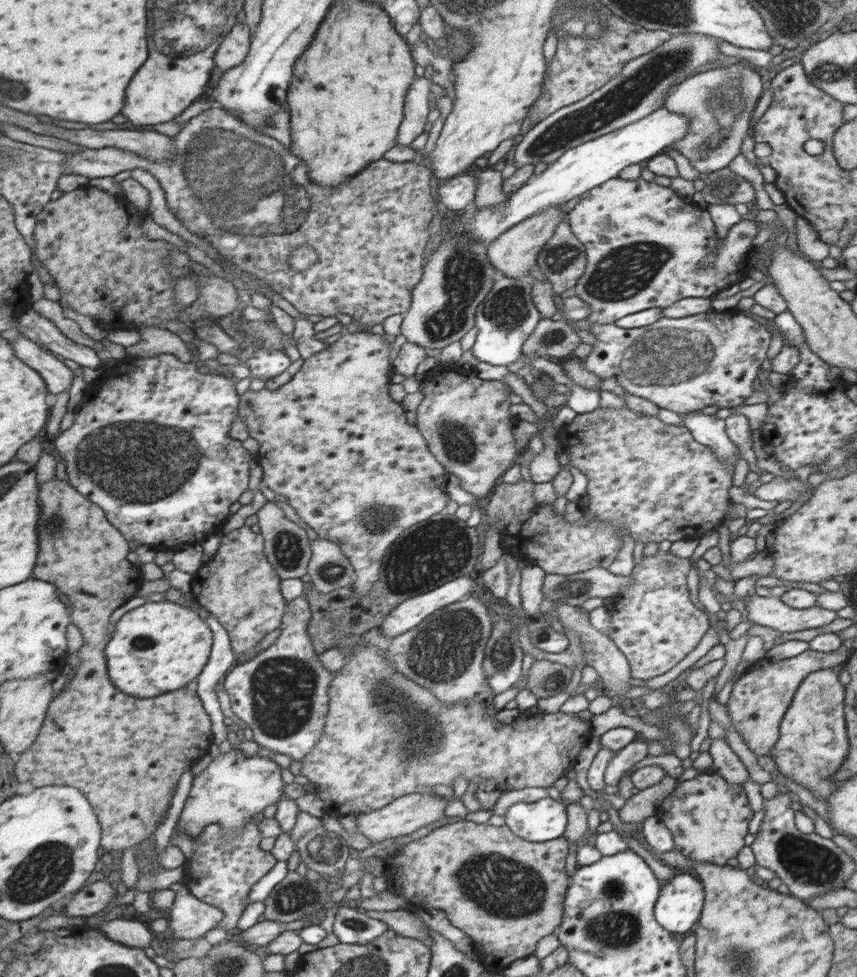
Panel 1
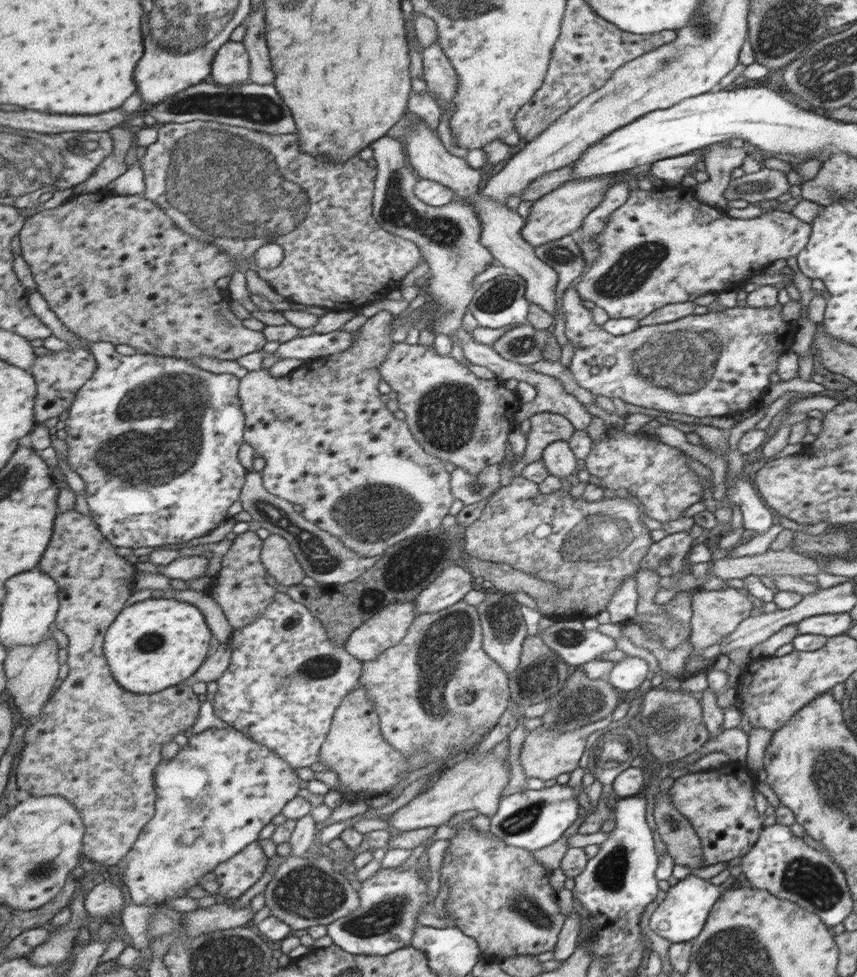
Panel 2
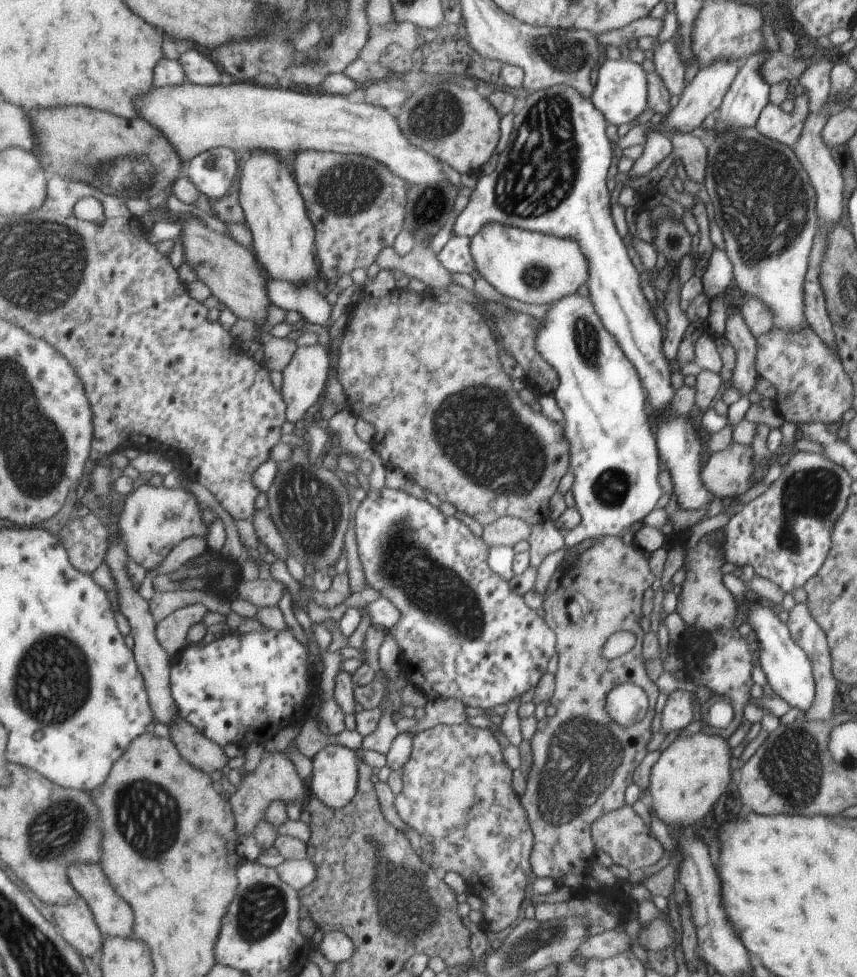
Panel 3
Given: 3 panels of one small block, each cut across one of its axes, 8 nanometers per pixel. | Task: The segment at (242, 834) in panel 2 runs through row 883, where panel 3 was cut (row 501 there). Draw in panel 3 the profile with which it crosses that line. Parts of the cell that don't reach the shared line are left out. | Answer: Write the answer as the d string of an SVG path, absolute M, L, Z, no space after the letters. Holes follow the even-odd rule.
M150 482L137 487L122 501L123 509L118 513L118 532L121 540L129 548L129 556L139 562L146 570L155 570L165 562L175 546L187 538L197 538L207 533L207 524L203 520L205 504L187 490L181 490L171 482L155 486Z

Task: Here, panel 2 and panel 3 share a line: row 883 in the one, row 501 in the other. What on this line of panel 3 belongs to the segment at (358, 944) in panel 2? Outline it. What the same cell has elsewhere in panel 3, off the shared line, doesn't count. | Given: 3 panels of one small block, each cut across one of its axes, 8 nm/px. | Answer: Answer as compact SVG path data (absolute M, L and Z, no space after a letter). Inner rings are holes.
M382 487L380 489L370 489L366 492L361 502L356 503L356 509L352 512L353 530L355 534L355 544L357 556L361 564L364 575L365 587L371 588L379 593L379 597L388 599L399 612L397 622L385 630L385 634L390 634L395 639L398 646L398 663L401 672L406 679L423 695L426 694L427 701L439 700L459 700L463 706L471 708L493 708L497 704L507 704L515 696L521 696L529 688L539 684L543 677L545 666L549 658L553 656L556 648L553 648L553 630L548 623L543 622L533 610L529 610L521 596L515 596L509 592L510 584L499 578L491 568L487 568L487 548L485 544L475 538L469 528L465 528L455 517L441 518L439 509L427 504L426 500L417 500L416 497L405 493L402 489L391 489Z

